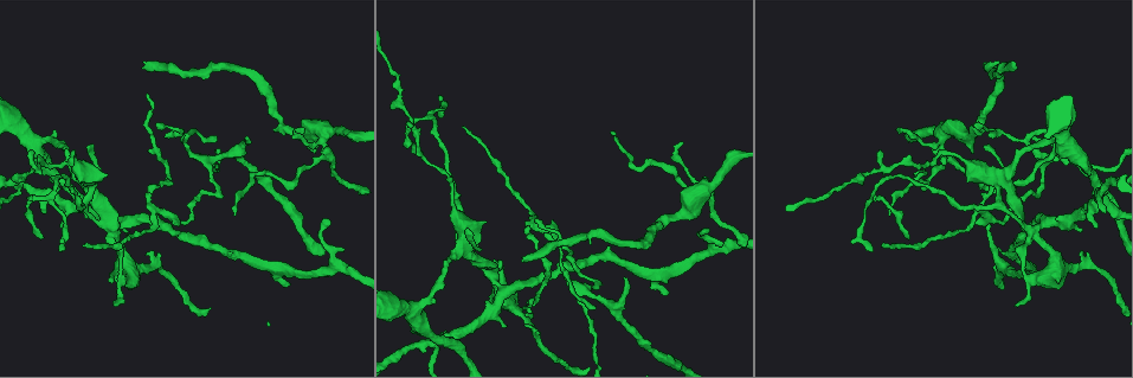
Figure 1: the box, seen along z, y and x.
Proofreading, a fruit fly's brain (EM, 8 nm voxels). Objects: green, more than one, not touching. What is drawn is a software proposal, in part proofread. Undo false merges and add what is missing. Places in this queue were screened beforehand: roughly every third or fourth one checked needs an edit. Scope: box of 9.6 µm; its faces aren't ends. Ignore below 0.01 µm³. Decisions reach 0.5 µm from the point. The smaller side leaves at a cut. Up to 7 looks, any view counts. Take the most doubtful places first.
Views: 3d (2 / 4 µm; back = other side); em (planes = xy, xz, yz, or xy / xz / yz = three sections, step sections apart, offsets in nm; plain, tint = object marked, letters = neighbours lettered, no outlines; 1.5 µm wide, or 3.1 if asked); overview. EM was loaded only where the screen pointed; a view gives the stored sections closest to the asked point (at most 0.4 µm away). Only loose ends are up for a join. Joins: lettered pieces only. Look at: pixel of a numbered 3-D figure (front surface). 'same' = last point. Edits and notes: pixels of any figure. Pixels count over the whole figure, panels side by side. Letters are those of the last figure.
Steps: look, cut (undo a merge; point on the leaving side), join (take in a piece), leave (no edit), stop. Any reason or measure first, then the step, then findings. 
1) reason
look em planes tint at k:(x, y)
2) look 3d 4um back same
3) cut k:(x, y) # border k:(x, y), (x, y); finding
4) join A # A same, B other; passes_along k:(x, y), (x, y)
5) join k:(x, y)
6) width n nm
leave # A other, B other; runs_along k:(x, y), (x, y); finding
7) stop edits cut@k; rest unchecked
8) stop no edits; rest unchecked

long arm stops here
look em yz step 4 tint at 1:(1012, 71)

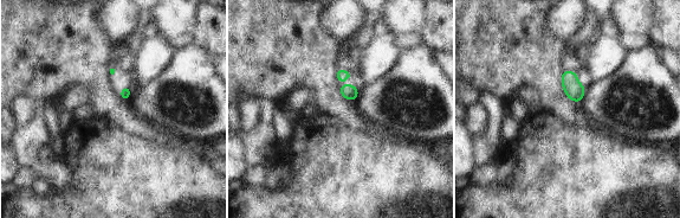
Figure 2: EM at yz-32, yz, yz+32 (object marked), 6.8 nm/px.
another direction
look em planes letters same

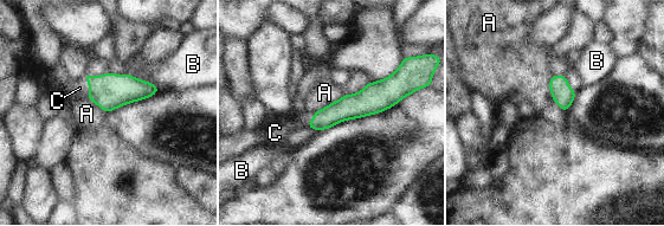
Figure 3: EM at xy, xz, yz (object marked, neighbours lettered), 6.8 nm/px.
longest_contact A 280 nm
join C # A other, B other, C same; the neuron continues

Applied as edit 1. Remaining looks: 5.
look overview

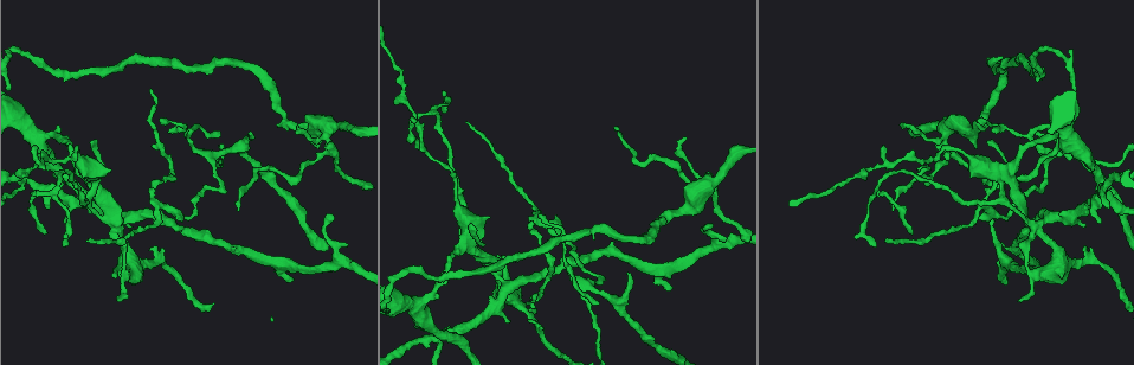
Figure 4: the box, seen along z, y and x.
long arm stops here
look em xy step 8 letters at 4:(615, 131)

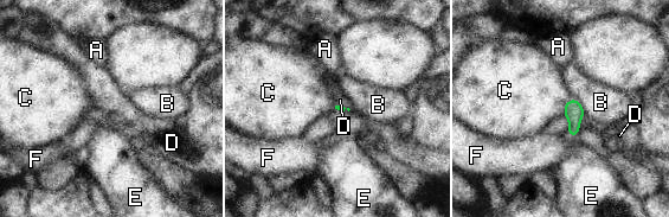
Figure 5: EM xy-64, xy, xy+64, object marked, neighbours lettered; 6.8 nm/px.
cut it another way
look em planes letters same

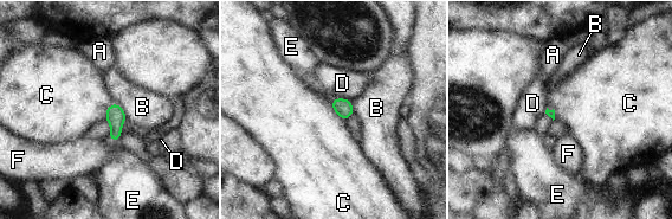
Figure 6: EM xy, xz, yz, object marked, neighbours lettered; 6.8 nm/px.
leave # A other, B other, C other, D other, E other, F other; border 6:(330, 102), (334, 110), (344, 120); none of them fits

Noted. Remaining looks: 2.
stop edits join@3; rest unchecked

